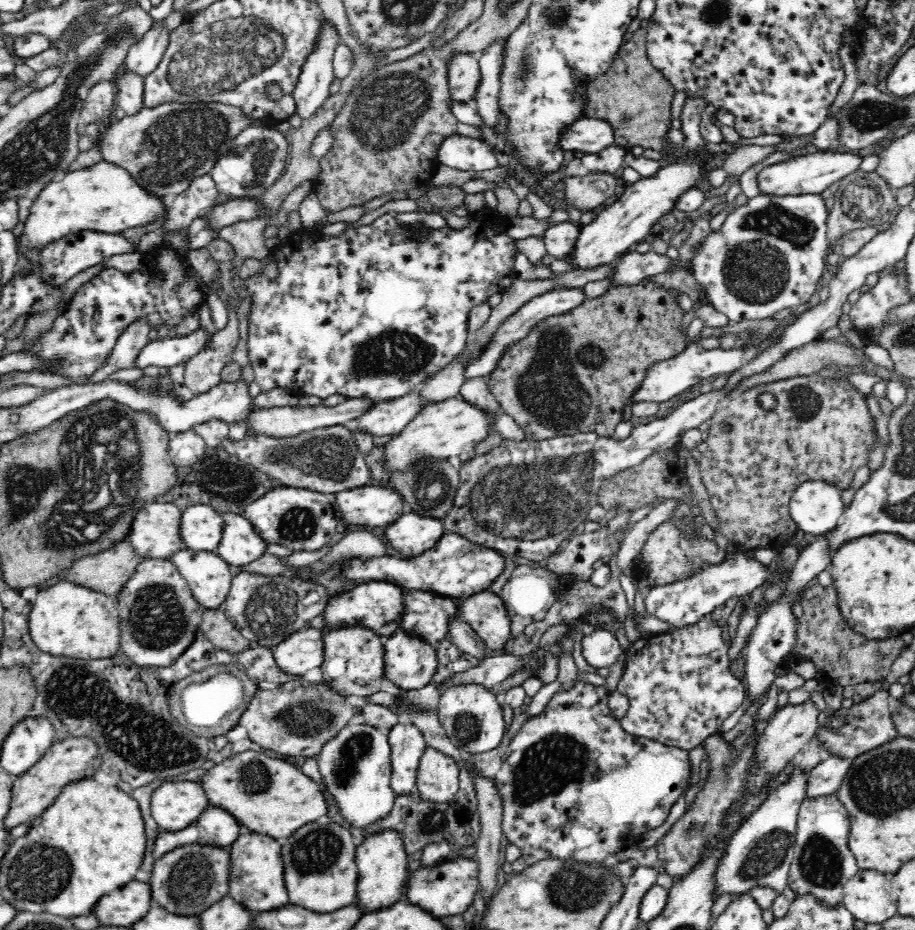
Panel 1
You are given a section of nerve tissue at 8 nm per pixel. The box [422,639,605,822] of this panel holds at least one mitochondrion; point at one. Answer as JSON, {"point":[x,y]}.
{"point":[551,762]}

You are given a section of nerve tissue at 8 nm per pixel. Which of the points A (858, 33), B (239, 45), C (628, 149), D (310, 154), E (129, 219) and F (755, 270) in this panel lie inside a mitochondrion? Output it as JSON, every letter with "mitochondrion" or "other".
{"A":"other","B":"mitochondrion","C":"other","D":"other","E":"other","F":"mitochondrion"}

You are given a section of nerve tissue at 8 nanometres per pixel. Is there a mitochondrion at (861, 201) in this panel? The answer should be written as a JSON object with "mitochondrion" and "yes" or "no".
{"mitochondrion":"yes"}

